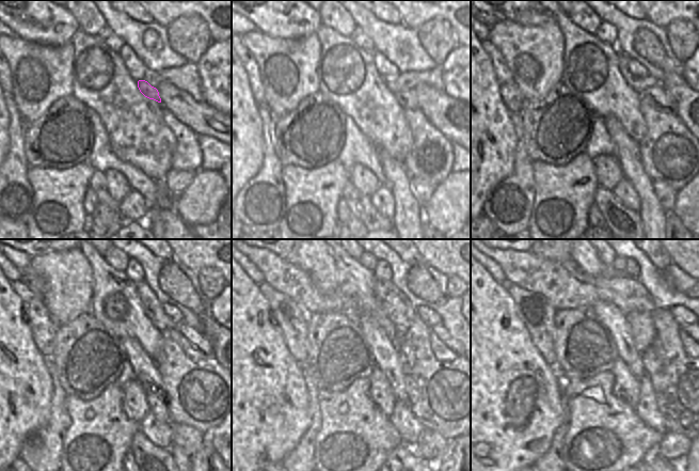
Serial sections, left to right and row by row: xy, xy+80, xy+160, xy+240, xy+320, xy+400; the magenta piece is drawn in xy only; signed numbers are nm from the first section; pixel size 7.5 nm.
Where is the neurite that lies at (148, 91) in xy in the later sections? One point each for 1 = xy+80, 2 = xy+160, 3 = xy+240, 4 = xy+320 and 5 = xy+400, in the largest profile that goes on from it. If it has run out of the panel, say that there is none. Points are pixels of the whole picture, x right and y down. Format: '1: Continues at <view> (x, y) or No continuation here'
1: Continues at xy+80 (408, 100)
2: Continues at xy+160 (655, 96)
3: Continues at xy+240 (193, 343)
4: Continues at xy+320 (444, 347)
5: Continues at xy+400 (687, 333).

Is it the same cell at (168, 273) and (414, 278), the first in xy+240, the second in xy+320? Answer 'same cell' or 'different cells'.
same cell

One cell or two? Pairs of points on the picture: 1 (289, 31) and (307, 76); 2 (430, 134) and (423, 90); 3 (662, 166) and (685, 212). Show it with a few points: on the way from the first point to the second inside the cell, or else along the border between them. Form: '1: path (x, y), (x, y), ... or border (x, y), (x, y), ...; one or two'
1: border (316, 32), (300, 38), (280, 38), (268, 35); two
2: border (418, 108), (425, 118), (445, 138); two
3: border (687, 182), (677, 191); two

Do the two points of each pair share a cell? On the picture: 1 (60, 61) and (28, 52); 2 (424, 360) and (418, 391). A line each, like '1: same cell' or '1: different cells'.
1: same cell
2: same cell

